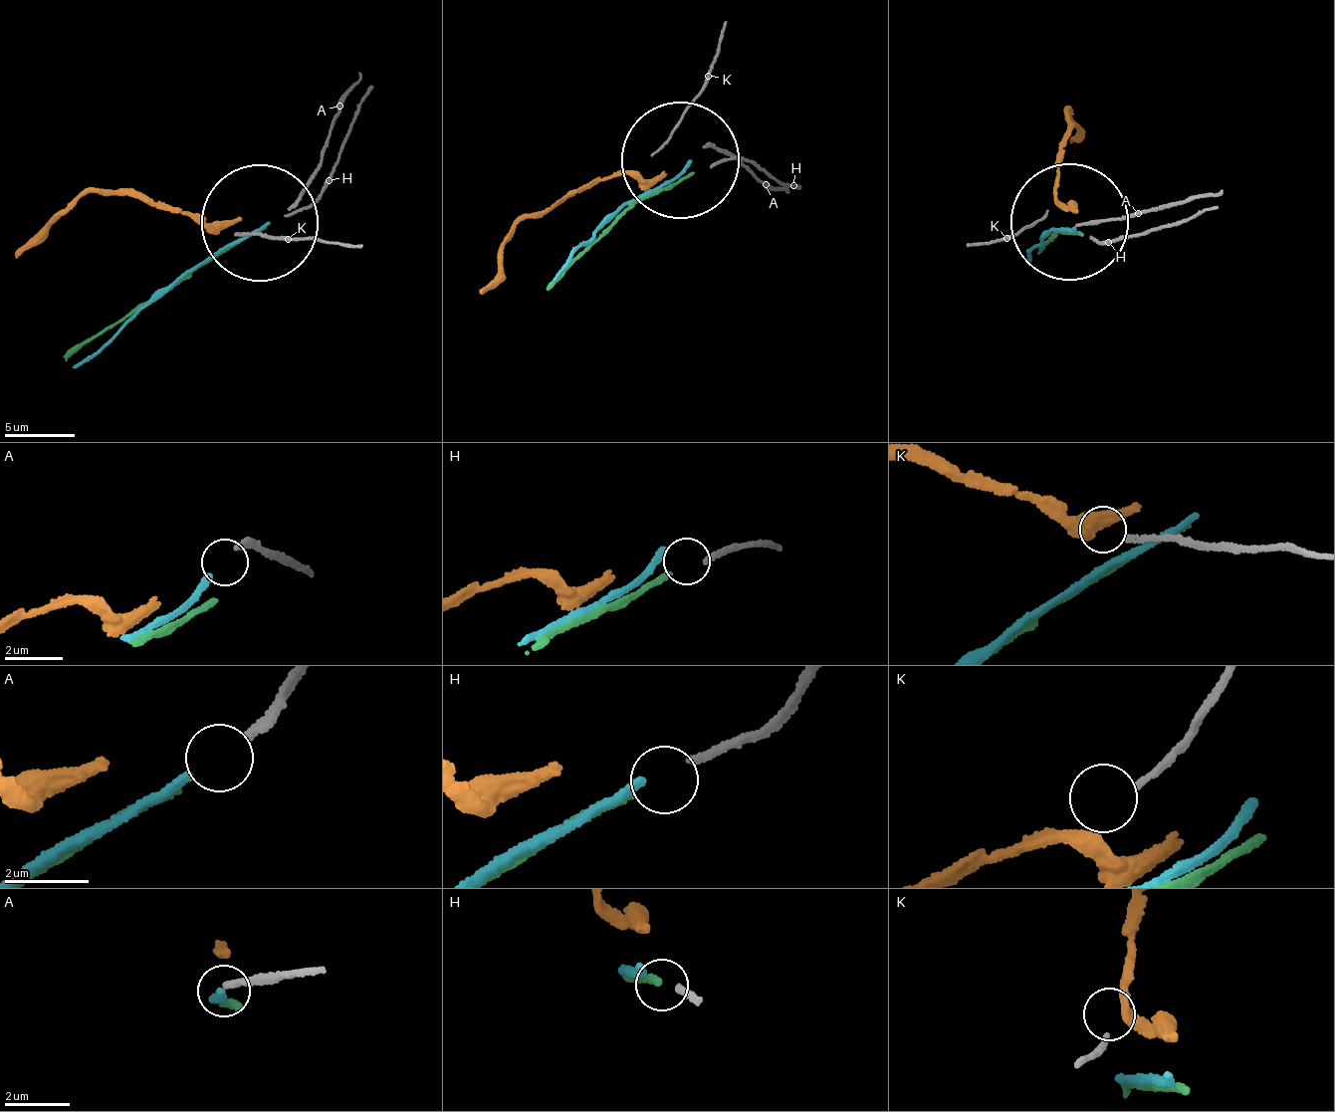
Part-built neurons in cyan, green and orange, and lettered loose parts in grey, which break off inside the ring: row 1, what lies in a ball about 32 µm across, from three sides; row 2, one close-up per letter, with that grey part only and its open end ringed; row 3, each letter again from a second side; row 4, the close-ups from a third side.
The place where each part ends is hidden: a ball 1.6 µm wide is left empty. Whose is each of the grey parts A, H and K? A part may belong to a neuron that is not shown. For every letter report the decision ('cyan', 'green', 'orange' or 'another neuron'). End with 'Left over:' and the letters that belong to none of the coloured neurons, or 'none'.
A: cyan
H: green
K: another neuron
Left over: K

